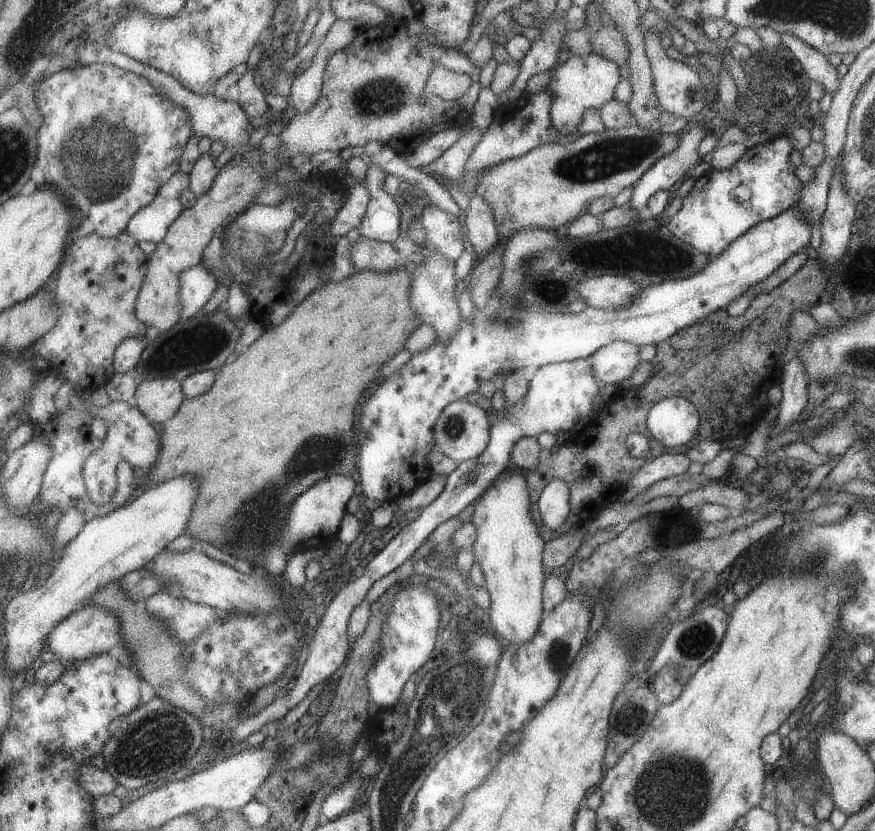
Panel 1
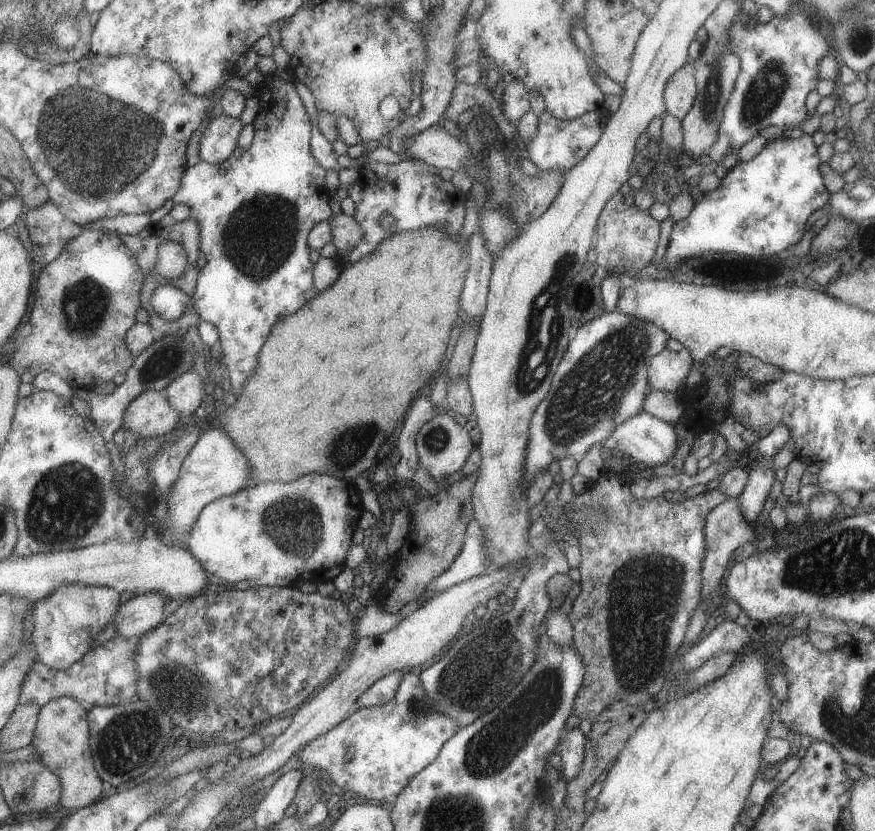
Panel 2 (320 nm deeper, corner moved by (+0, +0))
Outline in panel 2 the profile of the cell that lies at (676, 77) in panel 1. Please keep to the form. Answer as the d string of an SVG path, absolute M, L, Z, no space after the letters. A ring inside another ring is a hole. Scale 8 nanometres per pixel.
M688 60L667 79L663 91L665 112L681 120L691 108L695 95L694 66Z

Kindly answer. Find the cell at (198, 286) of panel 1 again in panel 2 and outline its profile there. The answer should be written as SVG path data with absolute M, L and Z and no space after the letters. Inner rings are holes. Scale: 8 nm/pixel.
M271 74L265 76L263 81L254 86L255 97L258 102L258 112L255 119L252 122L254 136L251 142L251 146L247 150L242 150L242 153L237 158L230 158L221 162L221 164L207 164L207 162L197 162L194 166L189 166L183 172L180 180L179 190L176 194L173 194L171 198L168 198L158 209L148 213L150 216L151 223L161 222L162 218L167 216L171 206L173 204L183 203L189 207L188 218L193 218L199 226L199 251L205 256L205 266L198 269L198 275L196 278L195 292L190 297L179 294L177 287L171 287L165 283L157 285L150 296L151 308L166 321L173 321L183 314L183 310L190 304L196 310L201 321L209 322L217 328L218 341L217 345L222 351L222 361L226 366L227 378L229 378L230 391L237 397L241 394L242 386L245 381L250 377L257 368L258 363L258 352L267 335L269 334L270 328L279 320L281 317L293 314L296 310L299 310L302 306L305 306L316 294L316 288L312 283L312 268L313 265L309 260L310 249L307 245L307 236L309 230L315 224L328 221L332 216L328 202L332 197L332 194L326 189L324 182L324 175L326 170L321 168L317 163L317 160L311 156L311 148L309 146L310 132L311 132L311 120L305 112L305 108L295 92L295 86L292 82L283 82L279 78L273 78Z

